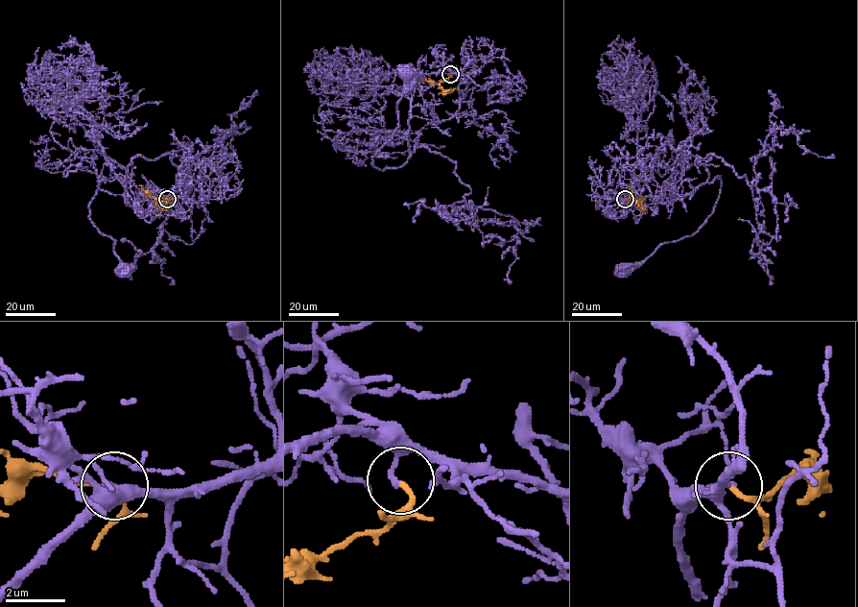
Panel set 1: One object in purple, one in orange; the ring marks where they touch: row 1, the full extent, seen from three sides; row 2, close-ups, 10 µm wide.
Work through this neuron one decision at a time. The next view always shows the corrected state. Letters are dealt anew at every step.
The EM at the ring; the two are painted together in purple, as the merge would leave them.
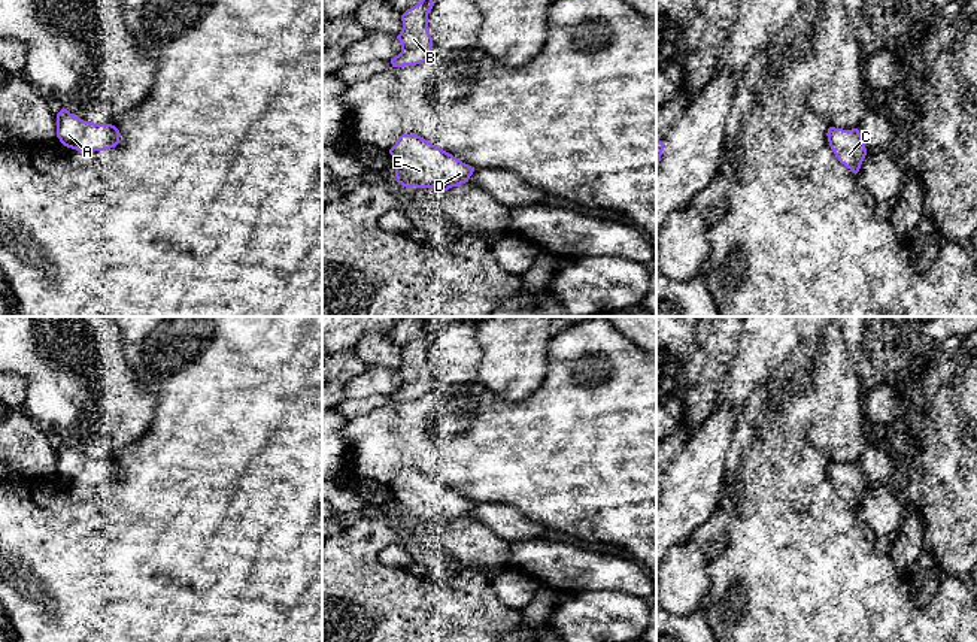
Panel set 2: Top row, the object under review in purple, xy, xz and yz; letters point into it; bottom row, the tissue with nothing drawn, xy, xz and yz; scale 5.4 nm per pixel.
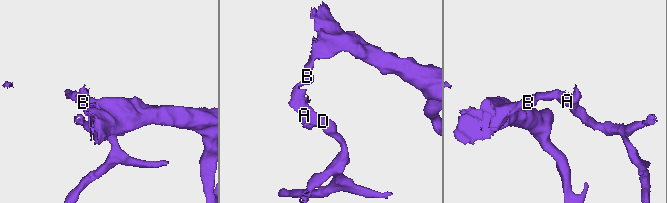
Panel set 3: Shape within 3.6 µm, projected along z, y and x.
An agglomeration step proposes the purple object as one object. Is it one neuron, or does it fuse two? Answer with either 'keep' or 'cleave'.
keep

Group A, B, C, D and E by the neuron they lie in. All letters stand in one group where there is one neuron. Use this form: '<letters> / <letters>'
A B C D E

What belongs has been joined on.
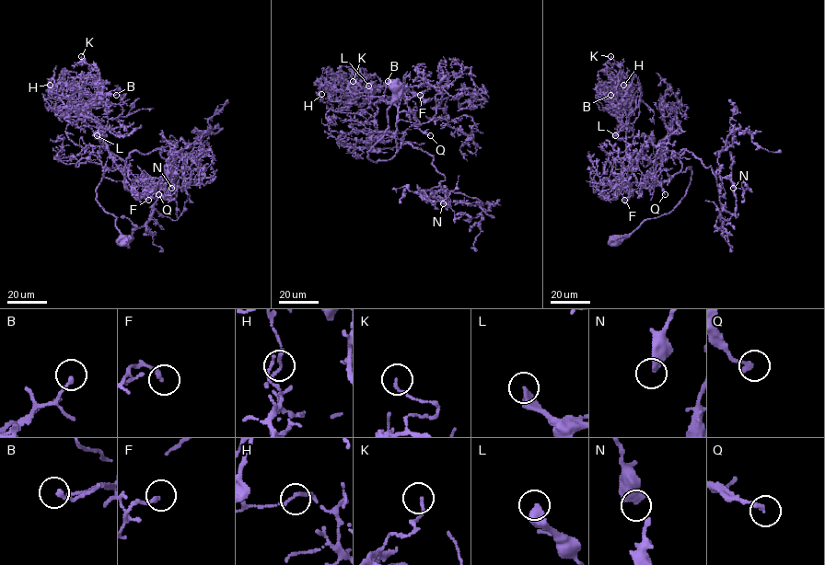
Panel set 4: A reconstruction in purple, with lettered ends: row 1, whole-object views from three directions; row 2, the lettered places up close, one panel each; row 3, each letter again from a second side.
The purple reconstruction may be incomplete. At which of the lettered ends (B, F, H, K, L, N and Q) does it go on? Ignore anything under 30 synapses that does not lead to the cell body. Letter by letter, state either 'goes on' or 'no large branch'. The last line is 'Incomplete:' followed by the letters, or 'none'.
B: no large branch
F: no large branch
H: no large branch
K: no large branch
L: no large branch
N: no large branch
Q: no large branch
Incomplete: none

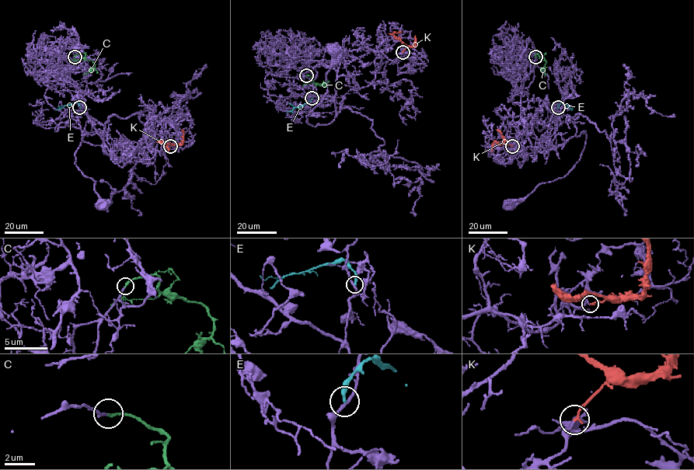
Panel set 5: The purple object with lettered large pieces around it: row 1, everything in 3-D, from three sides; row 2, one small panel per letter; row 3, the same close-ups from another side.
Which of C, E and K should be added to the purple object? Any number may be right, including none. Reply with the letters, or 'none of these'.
C

